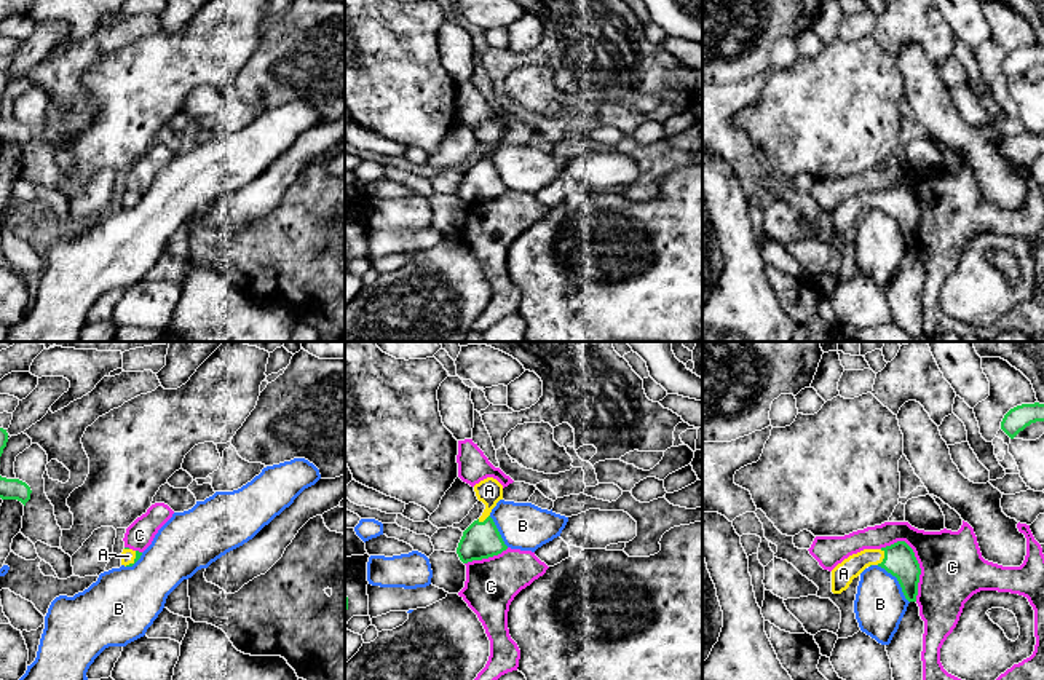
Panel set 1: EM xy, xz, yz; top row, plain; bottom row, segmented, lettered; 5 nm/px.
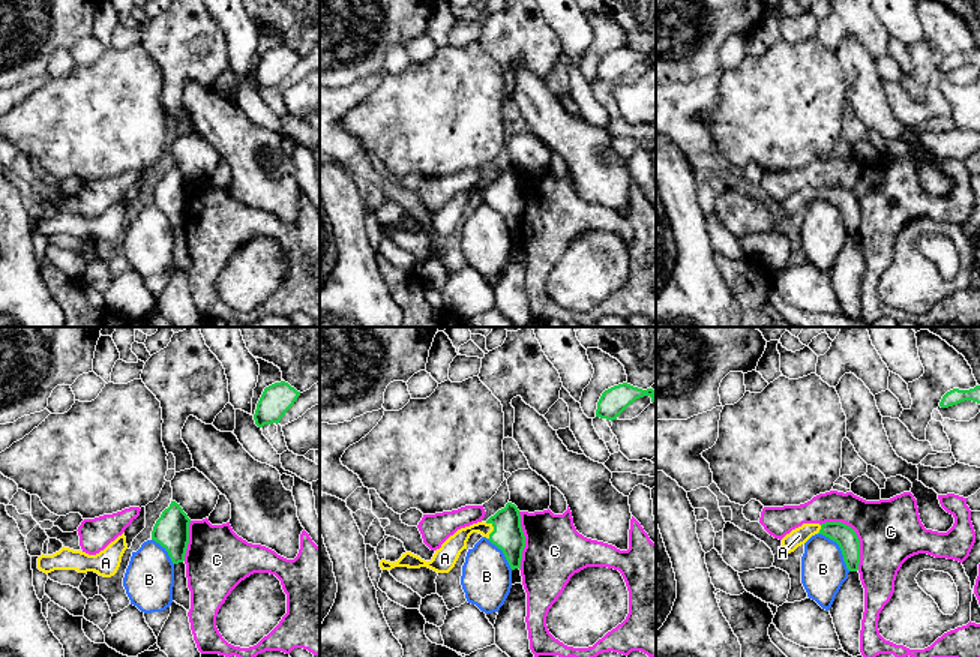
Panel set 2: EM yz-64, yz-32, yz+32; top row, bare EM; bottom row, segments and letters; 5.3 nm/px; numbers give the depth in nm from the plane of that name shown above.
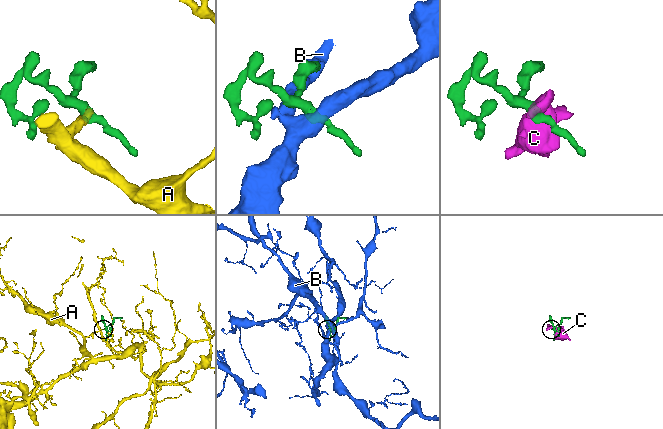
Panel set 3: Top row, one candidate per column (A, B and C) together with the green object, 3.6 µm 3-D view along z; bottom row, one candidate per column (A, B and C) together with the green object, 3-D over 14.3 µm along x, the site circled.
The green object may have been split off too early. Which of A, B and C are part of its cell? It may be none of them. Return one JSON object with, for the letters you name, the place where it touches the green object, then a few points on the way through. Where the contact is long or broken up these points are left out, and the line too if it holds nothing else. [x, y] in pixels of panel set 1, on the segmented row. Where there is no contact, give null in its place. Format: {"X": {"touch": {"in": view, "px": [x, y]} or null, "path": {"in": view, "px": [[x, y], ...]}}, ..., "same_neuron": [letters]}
{"A": {"touch": {"in": "yz", "px": [885, 557]}, "path": {"in": "yz", "px": [[899, 559], [885, 557], [866, 557], [843, 573]]}}, "same_neuron": ["A"]}

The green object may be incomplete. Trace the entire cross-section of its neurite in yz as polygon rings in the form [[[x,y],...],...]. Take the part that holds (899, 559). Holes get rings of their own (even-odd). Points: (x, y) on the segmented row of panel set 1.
[[[897,541],[881,549],[864,549],[832,570],[832,592],[841,594],[867,567],[878,565],[897,578],[908,602],[916,602],[921,568],[913,549]]]

